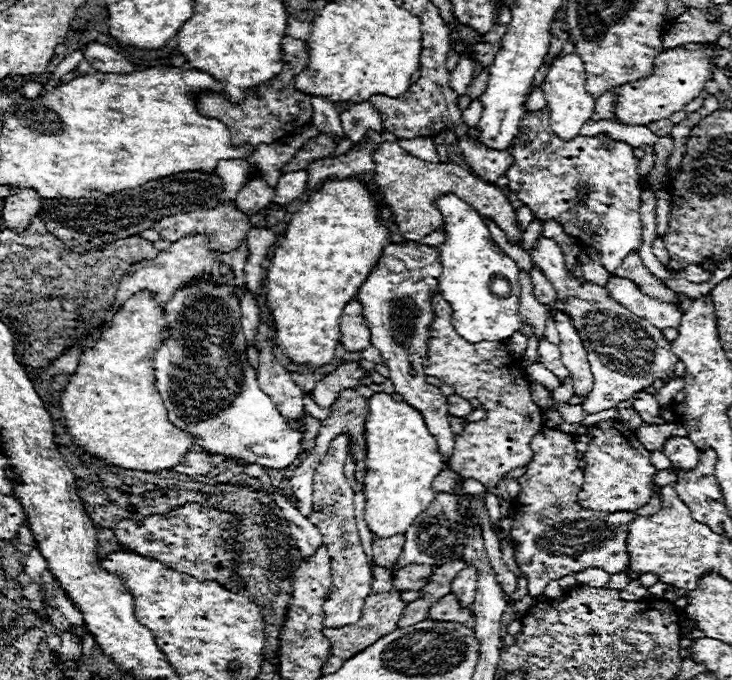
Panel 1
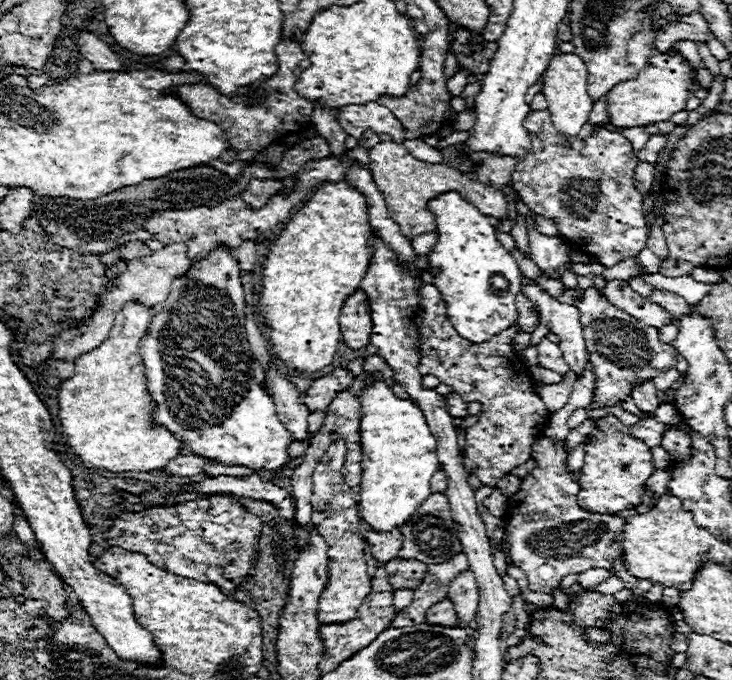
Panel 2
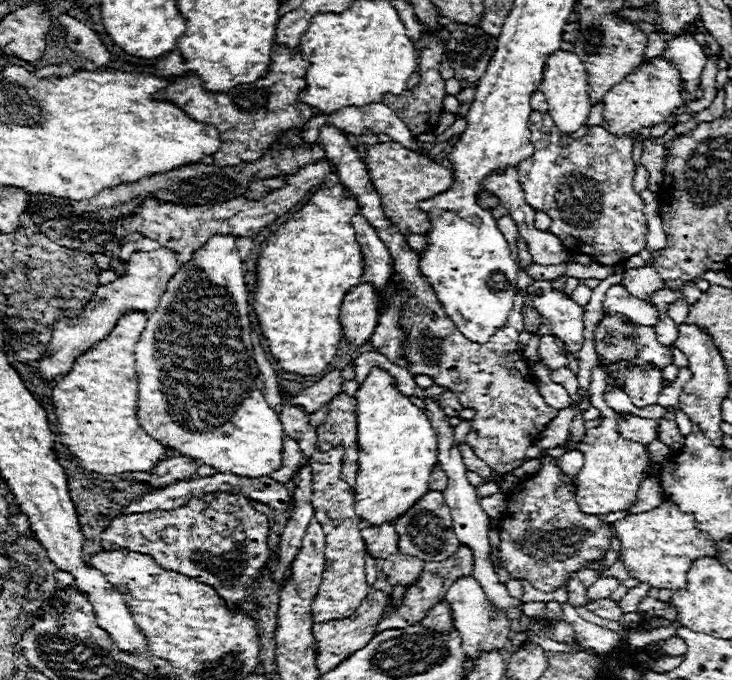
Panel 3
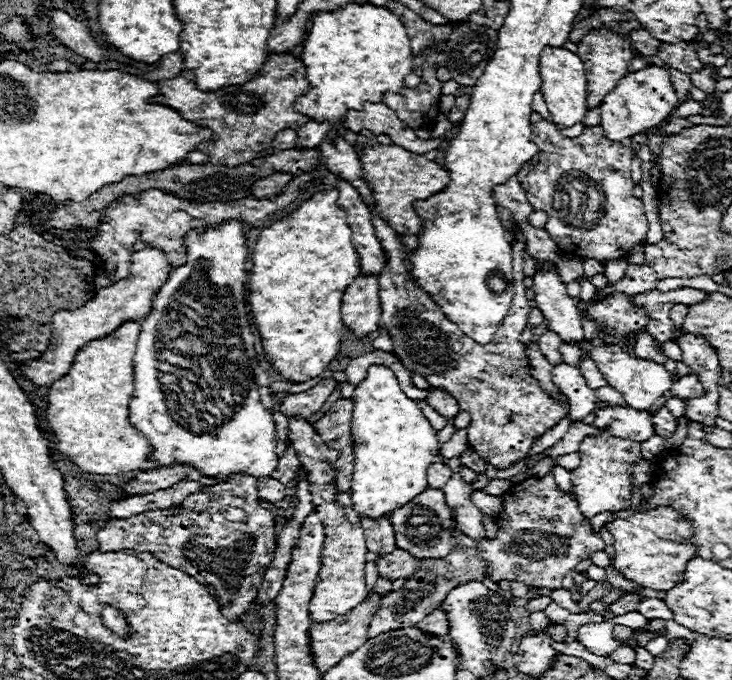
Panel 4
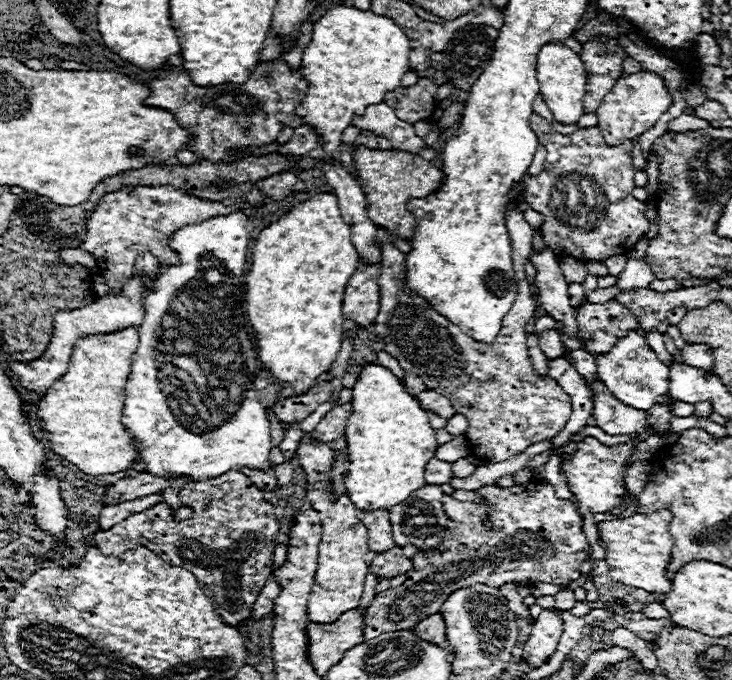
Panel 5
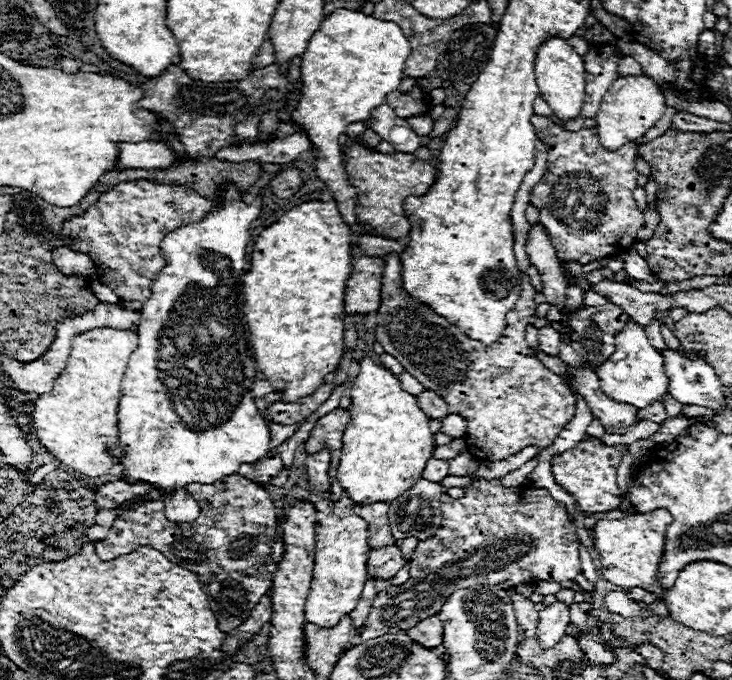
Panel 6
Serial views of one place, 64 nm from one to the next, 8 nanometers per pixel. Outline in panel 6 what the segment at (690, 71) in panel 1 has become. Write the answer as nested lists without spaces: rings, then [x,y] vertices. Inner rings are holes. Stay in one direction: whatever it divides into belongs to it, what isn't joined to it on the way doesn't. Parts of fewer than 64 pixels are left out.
[[[624,76],[614,80],[600,104],[600,112],[596,114],[596,130],[600,136],[600,144],[606,150],[618,150],[628,142],[636,142],[660,120],[664,110],[664,94],[658,90],[658,84],[652,78]]]

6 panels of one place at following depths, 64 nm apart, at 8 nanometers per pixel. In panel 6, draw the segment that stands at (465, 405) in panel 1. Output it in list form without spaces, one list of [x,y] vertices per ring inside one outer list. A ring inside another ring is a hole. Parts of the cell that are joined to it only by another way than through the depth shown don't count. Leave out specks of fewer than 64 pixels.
[[[430,390],[418,394],[418,404],[430,418],[446,418],[450,414],[446,408],[446,402],[436,392],[430,392]]]

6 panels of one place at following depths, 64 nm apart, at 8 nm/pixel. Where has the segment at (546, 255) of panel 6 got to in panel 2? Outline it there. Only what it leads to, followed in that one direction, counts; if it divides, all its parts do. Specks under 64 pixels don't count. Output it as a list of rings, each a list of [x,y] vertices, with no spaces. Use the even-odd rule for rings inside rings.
[[[528,284],[522,288],[522,294],[538,306],[540,310],[540,326],[536,332],[532,332],[532,340],[530,344],[538,344],[548,332],[554,332],[558,334],[560,338],[560,348],[562,348],[562,356],[564,360],[568,360],[568,366],[576,372],[576,374],[582,374],[584,370],[584,364],[586,364],[586,346],[584,346],[584,332],[582,332],[582,324],[580,324],[580,312],[574,304],[566,304],[566,302],[560,302],[558,298],[550,296],[548,292],[544,292],[538,284]]]

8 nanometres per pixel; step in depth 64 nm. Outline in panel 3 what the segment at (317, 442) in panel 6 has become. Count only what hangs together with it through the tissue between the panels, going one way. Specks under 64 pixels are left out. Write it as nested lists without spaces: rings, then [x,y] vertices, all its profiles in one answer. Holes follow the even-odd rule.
[[[338,394],[328,404],[328,414],[324,422],[316,428],[318,446],[322,450],[330,450],[334,446],[342,446],[350,458],[350,462],[358,460],[356,444],[356,400],[346,394]]]

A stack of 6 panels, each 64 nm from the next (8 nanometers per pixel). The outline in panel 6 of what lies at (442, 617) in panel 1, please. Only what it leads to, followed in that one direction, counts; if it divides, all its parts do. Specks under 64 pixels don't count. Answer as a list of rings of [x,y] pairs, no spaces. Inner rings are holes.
[[[430,616],[428,620],[422,620],[418,626],[406,630],[406,634],[424,648],[436,648],[442,644],[442,620],[438,616]]]

